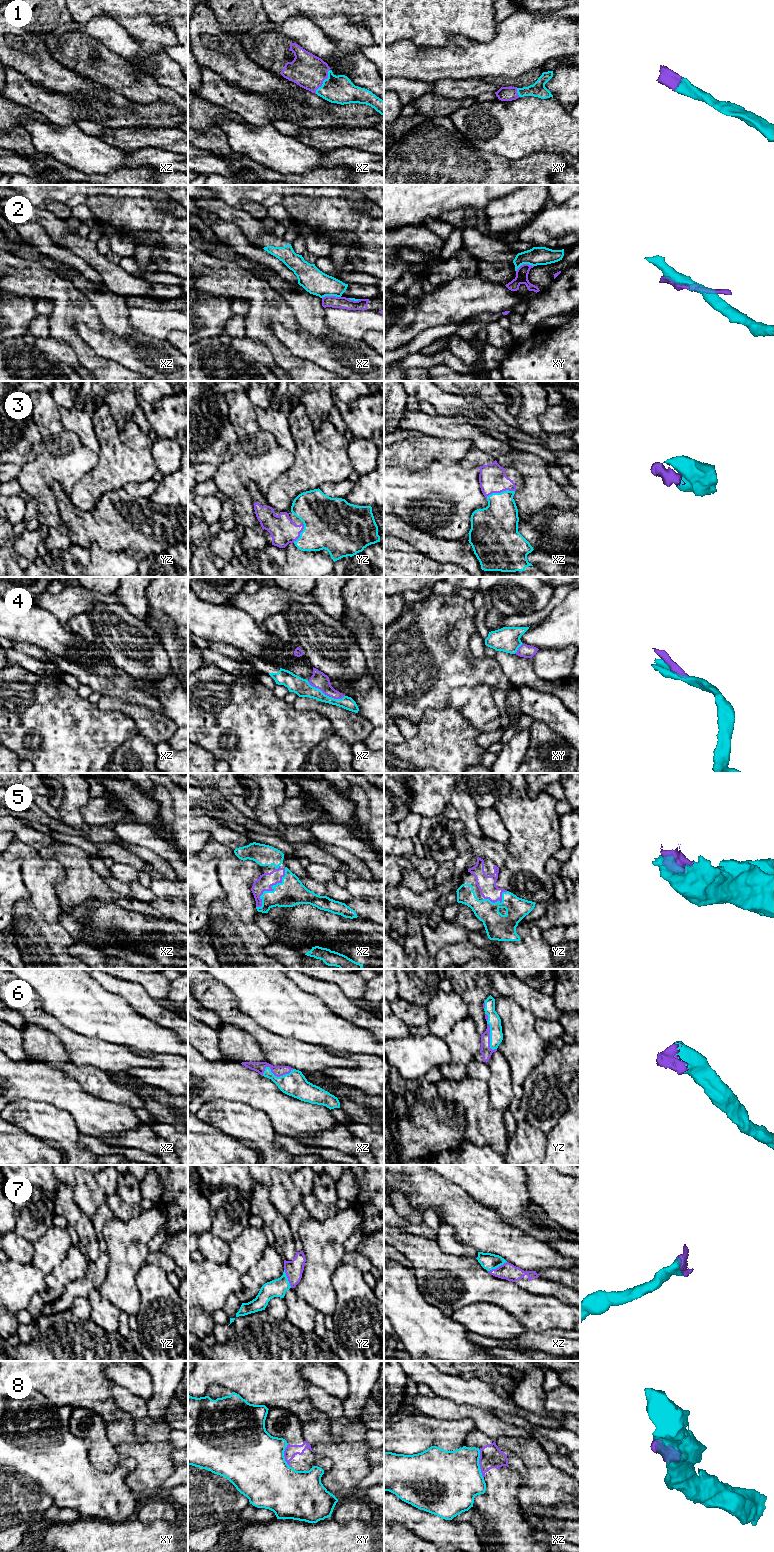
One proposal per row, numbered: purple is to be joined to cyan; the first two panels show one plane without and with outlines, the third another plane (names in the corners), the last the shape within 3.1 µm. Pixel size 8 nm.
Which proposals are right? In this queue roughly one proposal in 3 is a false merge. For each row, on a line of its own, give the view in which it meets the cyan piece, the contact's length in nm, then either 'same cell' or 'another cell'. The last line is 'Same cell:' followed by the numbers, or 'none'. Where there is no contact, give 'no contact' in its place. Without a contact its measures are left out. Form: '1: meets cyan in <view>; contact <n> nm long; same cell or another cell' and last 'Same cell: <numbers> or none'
1: meets cyan in xz; contact 240 nm long; same cell
2: meets cyan in xz; contact 150 nm long; another cell
3: meets cyan in xz; contact 240 nm long; same cell
4: meets cyan in xz; contact 320 nm long; same cell
5: meets cyan in xz; contact 400 nm long; same cell
6: meets cyan in xz; contact 260 nm long; same cell
7: meets cyan in xz; contact 170 nm long; same cell
8: meets cyan in xz; contact 240 nm long; another cell
Same cell: 1, 3, 4, 5, 6, 7

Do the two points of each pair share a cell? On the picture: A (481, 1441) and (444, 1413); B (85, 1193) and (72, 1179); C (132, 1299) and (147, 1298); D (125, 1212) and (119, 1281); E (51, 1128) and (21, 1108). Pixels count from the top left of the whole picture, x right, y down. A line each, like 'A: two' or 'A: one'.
A: two
B: one
C: two
D: two
E: one

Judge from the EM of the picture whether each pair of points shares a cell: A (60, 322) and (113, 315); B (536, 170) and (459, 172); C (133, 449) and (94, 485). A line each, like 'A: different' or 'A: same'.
A: different
B: same
C: same

